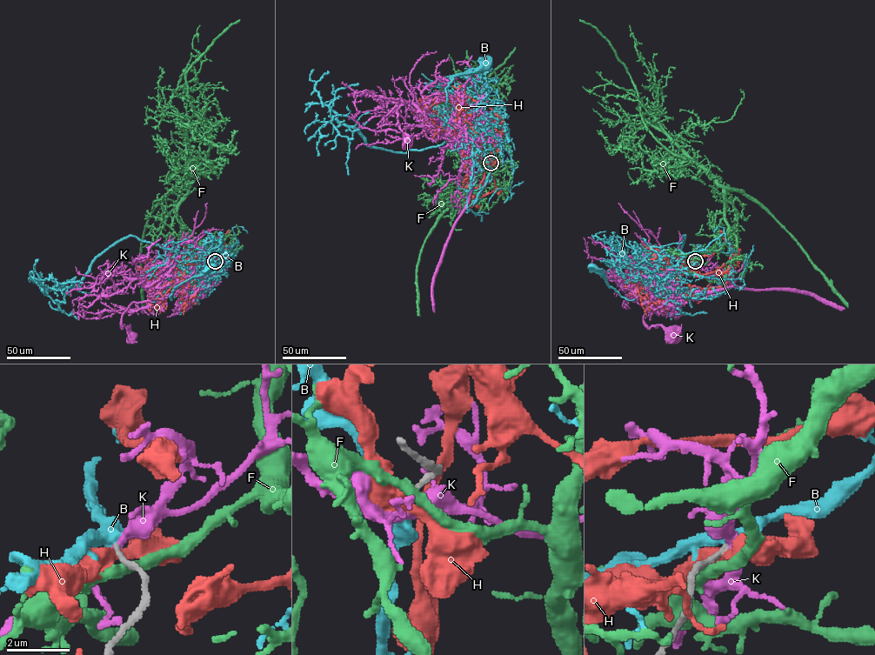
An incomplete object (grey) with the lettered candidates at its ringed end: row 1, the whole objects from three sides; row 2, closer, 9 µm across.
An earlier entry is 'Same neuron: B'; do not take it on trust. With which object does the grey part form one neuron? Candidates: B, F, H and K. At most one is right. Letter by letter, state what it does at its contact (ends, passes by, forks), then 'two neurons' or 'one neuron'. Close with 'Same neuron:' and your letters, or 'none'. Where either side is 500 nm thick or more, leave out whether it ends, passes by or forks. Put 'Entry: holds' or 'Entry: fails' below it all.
B: it passes by; one neuron
F: it passes by; two neurons
H: it passes by; two neurons
K: it passes by; two neurons
Same neuron: B
Entry: holds

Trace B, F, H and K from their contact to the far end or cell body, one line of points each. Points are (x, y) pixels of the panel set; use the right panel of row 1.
B: (695, 260), (682, 266), (664, 267), (632, 300), (626, 300), (610, 286), (593, 265)
F: (694, 261), (728, 230), (723, 190), (655, 137), (625, 66), (597, 30), (579, 20)
H: (695, 261), (685, 271), (665, 261), (635, 257), (632, 273), (637, 291), (650, 303), (671, 299)
K: (695, 261), (659, 289), (656, 299), (659, 302), (644, 317), (649, 328), (660, 325), (673, 336)

